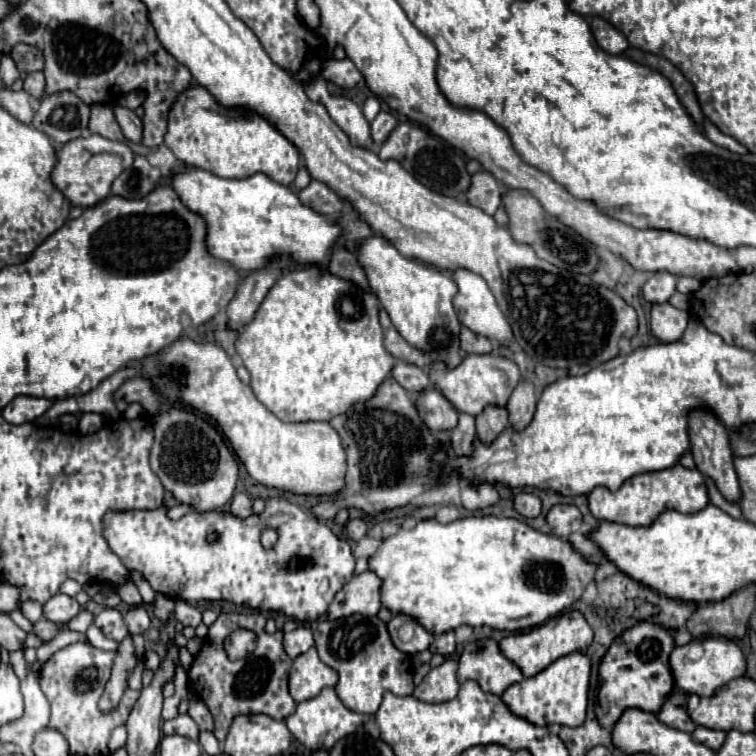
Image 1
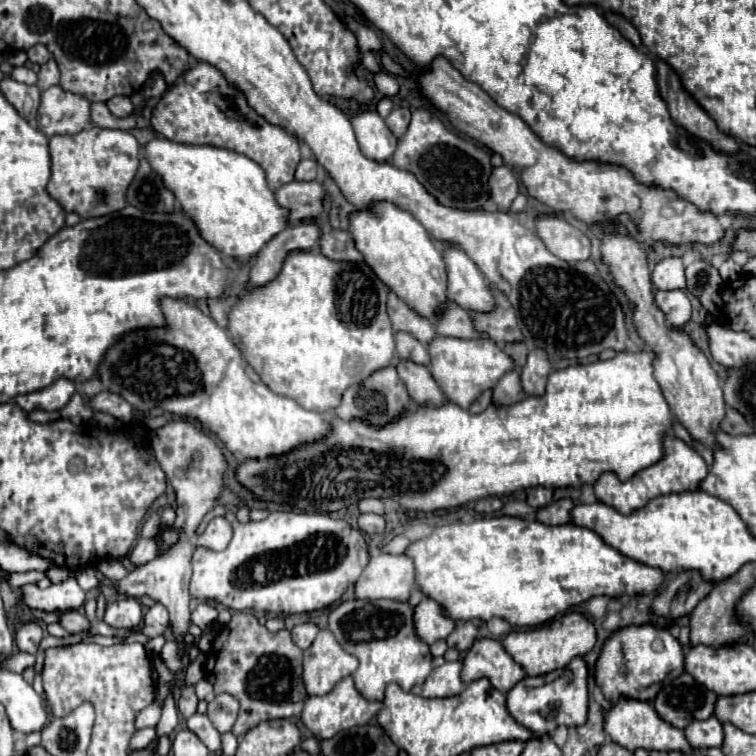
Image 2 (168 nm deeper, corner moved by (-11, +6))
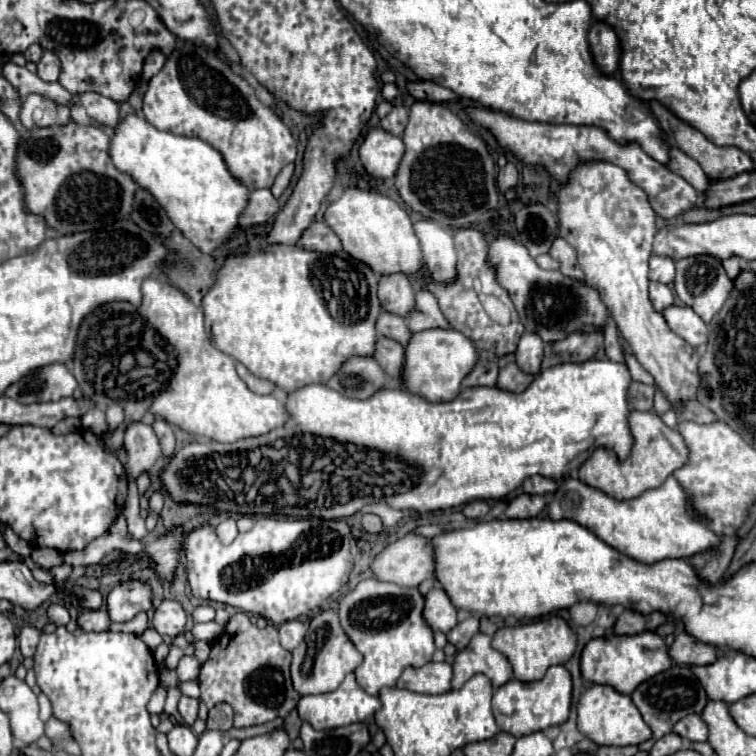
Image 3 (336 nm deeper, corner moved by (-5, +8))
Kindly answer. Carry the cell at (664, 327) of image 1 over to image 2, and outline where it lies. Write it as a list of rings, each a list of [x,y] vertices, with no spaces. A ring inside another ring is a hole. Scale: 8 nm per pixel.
[[[673,289],[673,291],[657,291],[655,301],[659,309],[667,315],[667,323],[673,327],[683,327],[691,319],[691,303],[685,291]]]

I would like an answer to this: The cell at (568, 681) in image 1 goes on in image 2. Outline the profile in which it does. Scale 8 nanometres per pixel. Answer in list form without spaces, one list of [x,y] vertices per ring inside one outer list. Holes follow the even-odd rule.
[[[575,657],[565,669],[547,673],[541,677],[525,677],[507,693],[509,715],[529,729],[543,735],[555,731],[555,725],[577,727],[587,721],[587,665],[581,657]]]

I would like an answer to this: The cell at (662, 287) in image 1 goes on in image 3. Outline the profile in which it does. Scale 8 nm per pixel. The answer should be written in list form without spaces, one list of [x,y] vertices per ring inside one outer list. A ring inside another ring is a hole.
[[[651,255],[649,259],[649,279],[671,285],[675,279],[675,261],[663,255]]]

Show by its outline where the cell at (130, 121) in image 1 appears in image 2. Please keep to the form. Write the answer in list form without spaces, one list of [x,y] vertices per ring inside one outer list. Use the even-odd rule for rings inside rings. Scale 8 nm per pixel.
[[[111,97],[105,105],[109,107],[109,111],[111,111],[115,117],[127,117],[127,115],[131,113],[131,109],[133,109],[129,97]]]

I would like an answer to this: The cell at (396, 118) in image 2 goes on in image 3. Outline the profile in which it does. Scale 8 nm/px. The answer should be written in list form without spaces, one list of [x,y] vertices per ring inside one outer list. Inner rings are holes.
[[[393,107],[391,113],[385,119],[381,119],[381,127],[385,131],[389,131],[391,135],[403,135],[405,123],[407,123],[407,109],[405,107]]]

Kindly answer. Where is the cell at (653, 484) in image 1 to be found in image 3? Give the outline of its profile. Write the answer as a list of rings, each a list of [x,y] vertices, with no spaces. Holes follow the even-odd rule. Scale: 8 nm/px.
[[[631,411],[629,427],[635,437],[635,445],[625,461],[617,461],[615,453],[607,449],[597,449],[579,469],[579,479],[583,483],[613,495],[613,499],[633,499],[647,489],[659,487],[669,475],[673,475],[673,471],[677,471],[677,467],[683,467],[689,459],[689,449],[685,447],[681,433],[669,429],[653,411]]]

